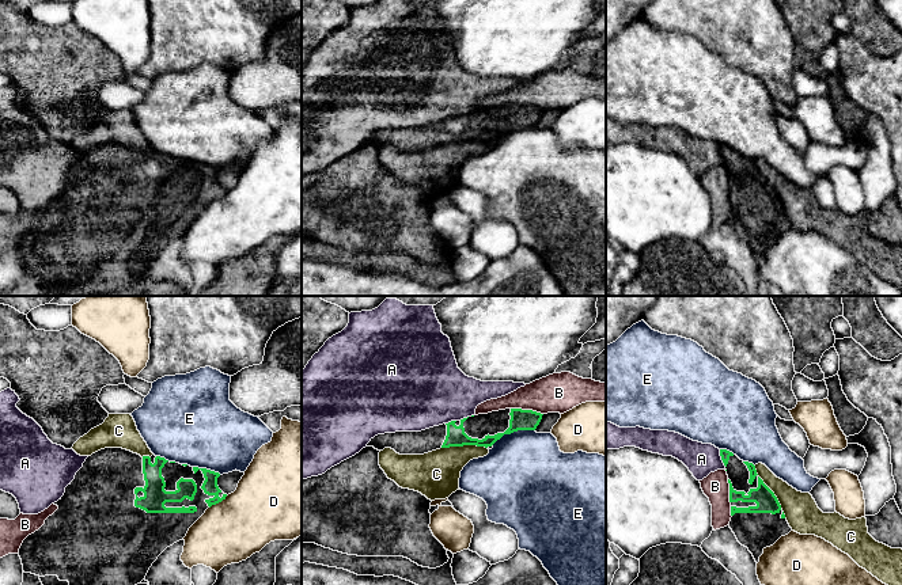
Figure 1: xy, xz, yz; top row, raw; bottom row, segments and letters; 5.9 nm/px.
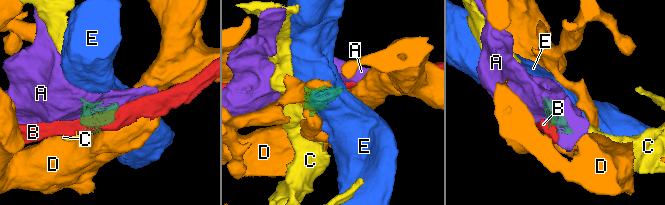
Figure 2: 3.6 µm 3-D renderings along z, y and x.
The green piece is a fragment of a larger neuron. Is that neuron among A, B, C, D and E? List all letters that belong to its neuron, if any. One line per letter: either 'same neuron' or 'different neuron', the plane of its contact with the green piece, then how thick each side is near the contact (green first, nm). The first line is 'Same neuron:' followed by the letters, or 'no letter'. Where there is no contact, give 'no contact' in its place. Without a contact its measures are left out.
Same neuron: no letter
A: different neuron | yz | 60/190 nm
B: different neuron | xz | 130/240 nm
C: different neuron | xz | 110/280 nm
D: different neuron | xy | 90/380 nm
E: different neuron | xz | 130/480 nm

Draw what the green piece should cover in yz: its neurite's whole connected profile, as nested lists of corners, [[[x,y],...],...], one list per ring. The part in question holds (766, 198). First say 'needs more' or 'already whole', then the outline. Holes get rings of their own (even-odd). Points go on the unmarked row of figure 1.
needs more; [[[720,145],[720,152],[729,179],[729,224],[758,259],[763,246],[792,224],[777,193],[758,172],[755,162],[727,145]]]

